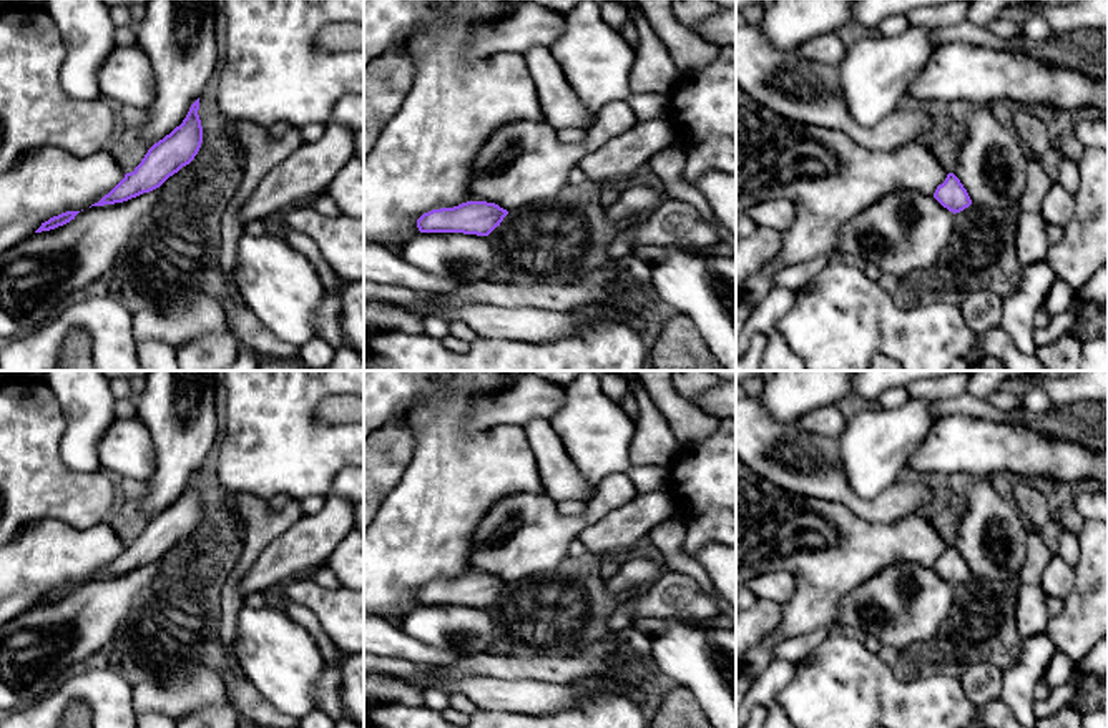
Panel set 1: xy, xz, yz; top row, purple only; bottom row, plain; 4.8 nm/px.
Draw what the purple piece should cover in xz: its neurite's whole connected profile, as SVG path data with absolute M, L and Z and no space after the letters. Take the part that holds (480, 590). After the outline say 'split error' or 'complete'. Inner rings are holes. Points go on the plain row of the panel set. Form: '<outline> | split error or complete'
M487 573L432 582L417 592L420 607L407 613L399 627L435 650L485 655L497 632L488 607L507 587L507 582Z | split error

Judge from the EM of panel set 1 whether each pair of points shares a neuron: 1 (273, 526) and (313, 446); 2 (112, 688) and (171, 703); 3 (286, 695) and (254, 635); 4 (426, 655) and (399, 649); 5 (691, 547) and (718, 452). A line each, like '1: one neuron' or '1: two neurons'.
1: two neurons
2: two neurons
3: one neuron
4: one neuron
5: one neuron

